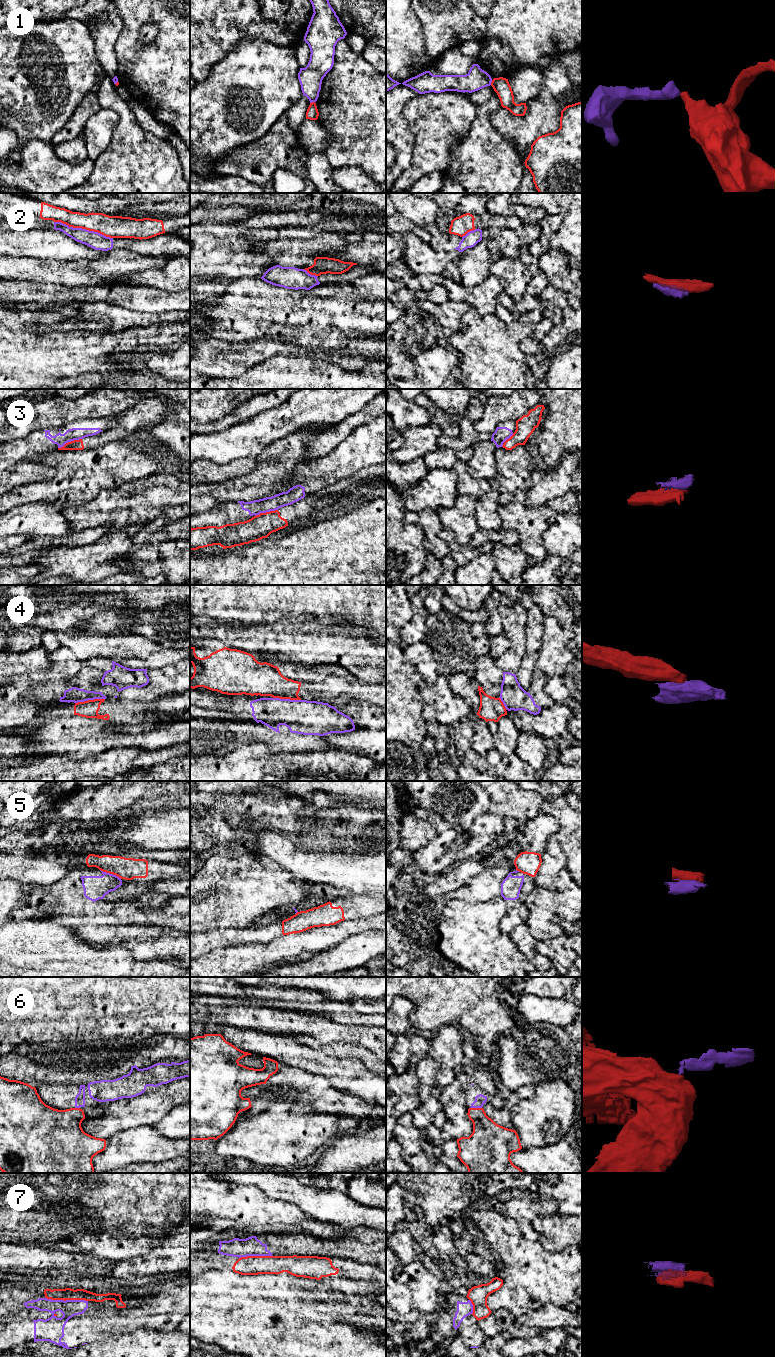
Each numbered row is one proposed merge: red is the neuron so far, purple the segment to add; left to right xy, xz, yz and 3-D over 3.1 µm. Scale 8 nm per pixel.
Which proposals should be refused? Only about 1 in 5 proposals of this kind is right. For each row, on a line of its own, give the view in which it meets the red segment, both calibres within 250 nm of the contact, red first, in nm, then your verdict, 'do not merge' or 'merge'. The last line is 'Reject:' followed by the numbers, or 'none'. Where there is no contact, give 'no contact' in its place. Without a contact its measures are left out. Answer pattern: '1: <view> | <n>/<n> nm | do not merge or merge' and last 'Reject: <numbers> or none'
1: xz | 100/190 nm | do not merge
2: xy | 180/140 nm | do not merge
3: xy | 80/100 nm | do not merge
4: xy | 140/120 nm | do not merge
5: xy | 180/190 nm | do not merge
6: yz | 260/90 nm | do not merge
7: xy | 100/170 nm | do not merge
Reject: 1, 2, 3, 4, 5, 6, 7

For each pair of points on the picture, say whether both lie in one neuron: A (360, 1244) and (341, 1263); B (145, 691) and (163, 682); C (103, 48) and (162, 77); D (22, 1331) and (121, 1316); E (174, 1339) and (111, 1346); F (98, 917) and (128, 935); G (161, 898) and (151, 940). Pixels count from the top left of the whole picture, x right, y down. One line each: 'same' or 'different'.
A: different
B: same
C: different
D: same
E: same
F: different
G: different

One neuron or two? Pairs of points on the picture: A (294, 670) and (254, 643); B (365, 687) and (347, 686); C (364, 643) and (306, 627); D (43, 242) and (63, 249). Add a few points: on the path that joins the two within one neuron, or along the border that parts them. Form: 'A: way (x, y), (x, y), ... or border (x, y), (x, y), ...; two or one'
A: border (268, 657), (276, 657), (279, 663), (296, 664); two
B: way (361, 687), (351, 687); one
C: way (350, 644), (324, 644), (320, 640); one
D: way (48, 244), (58, 246); one

